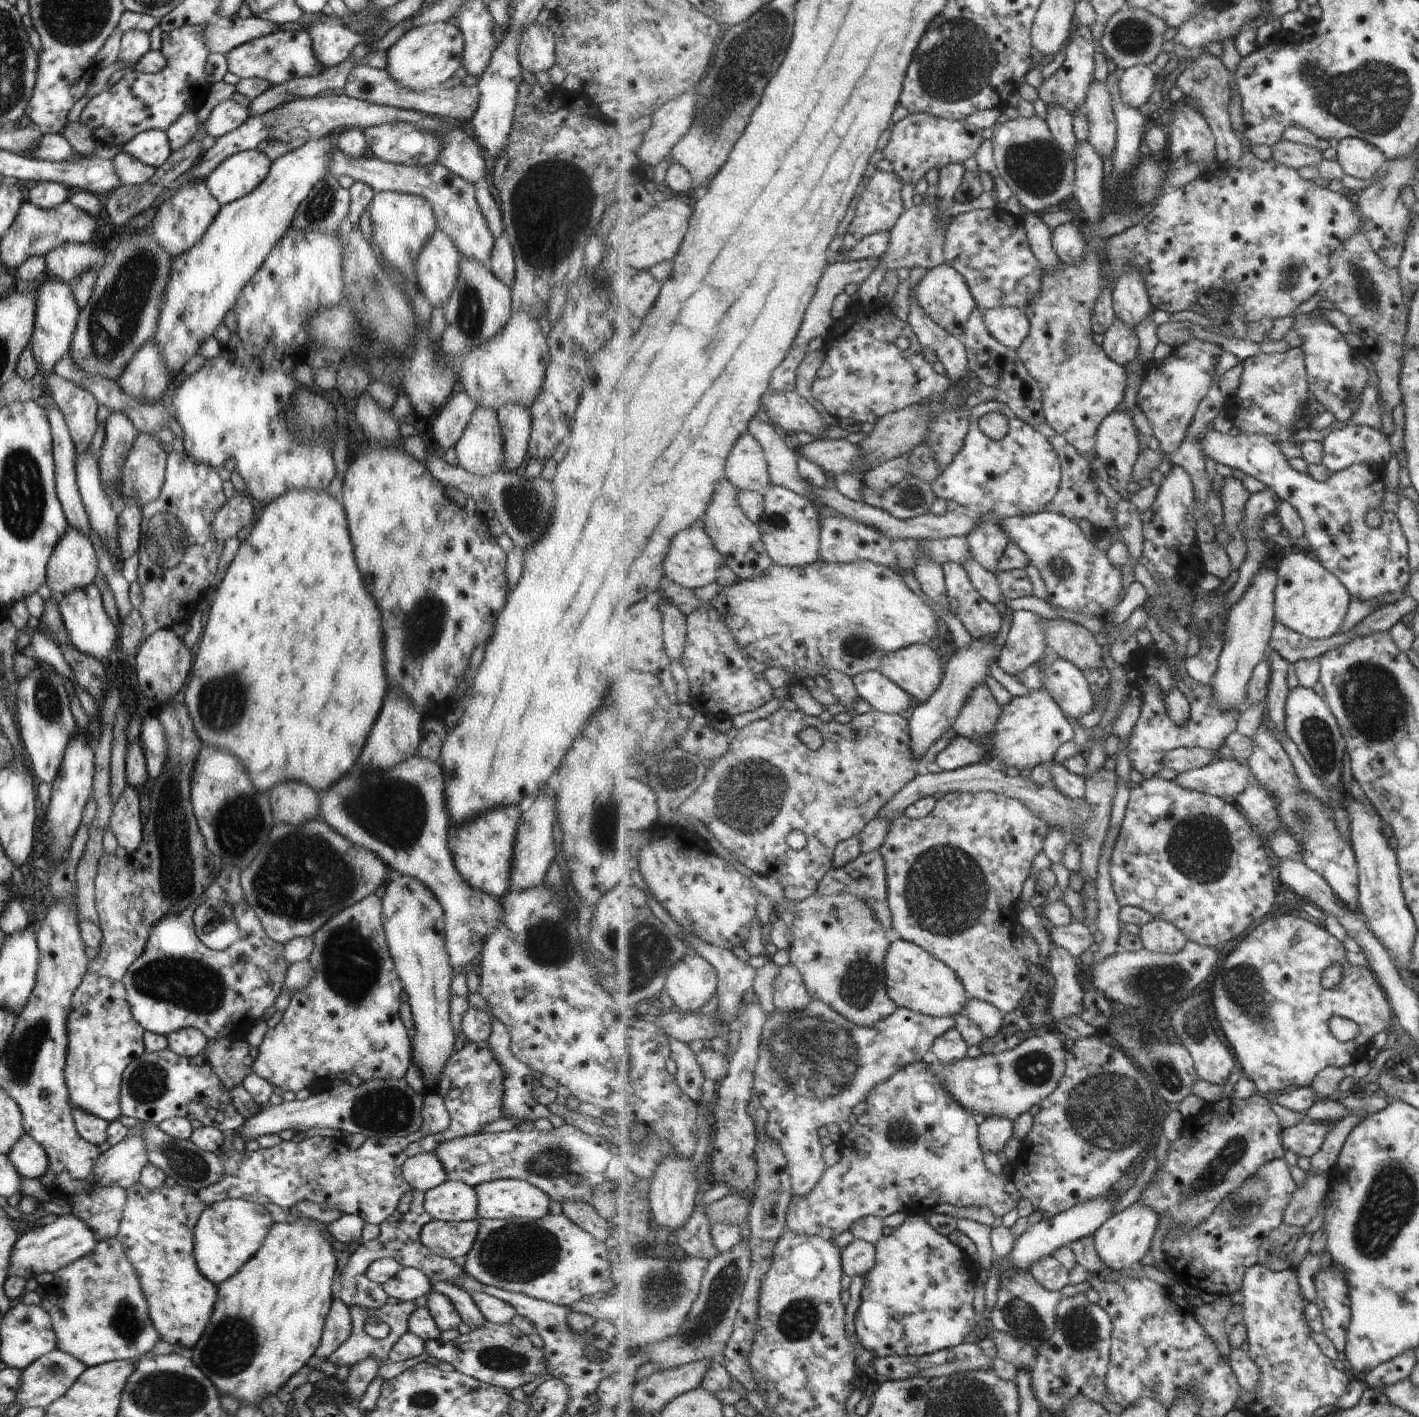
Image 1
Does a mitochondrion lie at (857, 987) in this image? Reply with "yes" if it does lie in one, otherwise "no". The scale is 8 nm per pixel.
yes

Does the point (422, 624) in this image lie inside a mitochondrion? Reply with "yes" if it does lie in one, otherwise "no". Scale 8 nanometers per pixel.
yes

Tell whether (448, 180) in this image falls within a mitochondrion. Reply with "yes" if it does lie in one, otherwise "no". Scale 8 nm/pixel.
no

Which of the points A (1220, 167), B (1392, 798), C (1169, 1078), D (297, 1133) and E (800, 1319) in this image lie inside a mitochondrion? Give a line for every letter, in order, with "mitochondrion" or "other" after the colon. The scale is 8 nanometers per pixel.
A: other
B: other
C: mitochondrion
D: other
E: mitochondrion

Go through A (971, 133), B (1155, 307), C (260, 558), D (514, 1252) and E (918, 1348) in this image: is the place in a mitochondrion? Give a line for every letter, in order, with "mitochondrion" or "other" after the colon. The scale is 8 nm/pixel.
A: other
B: other
C: other
D: mitochondrion
E: other

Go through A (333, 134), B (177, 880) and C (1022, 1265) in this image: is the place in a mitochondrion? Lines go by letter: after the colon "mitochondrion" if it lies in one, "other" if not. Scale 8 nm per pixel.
A: other
B: mitochondrion
C: other

